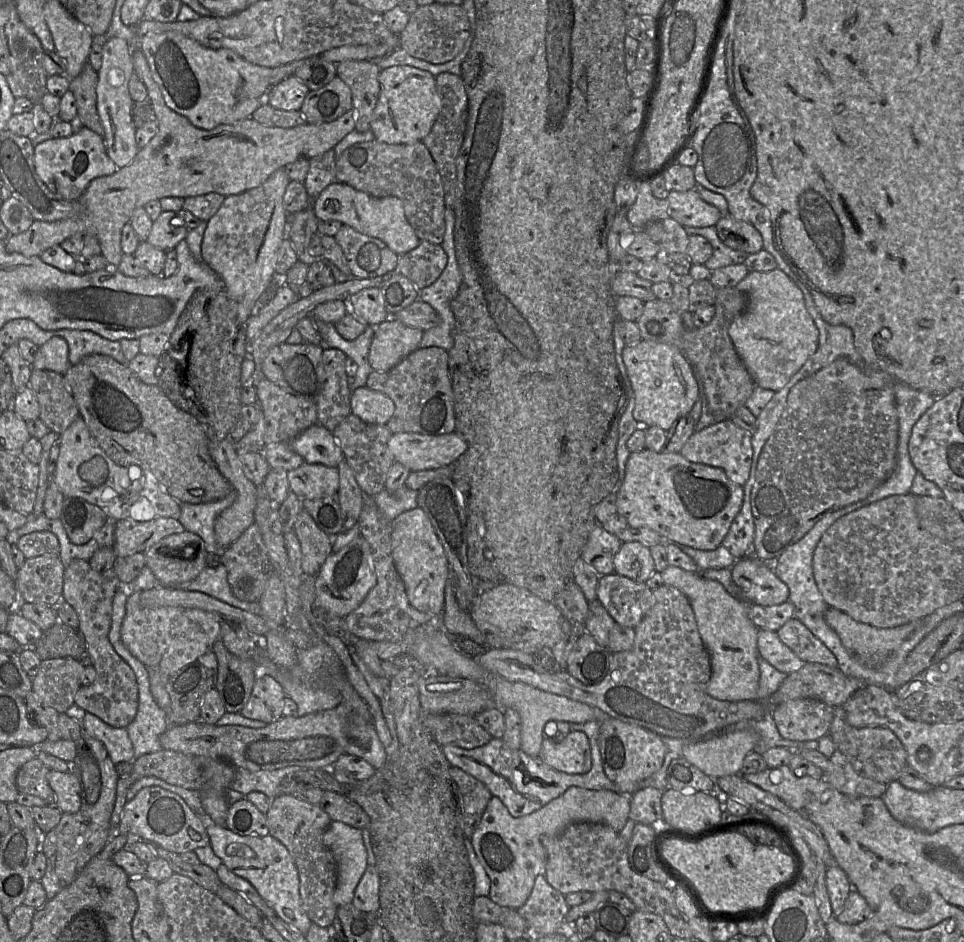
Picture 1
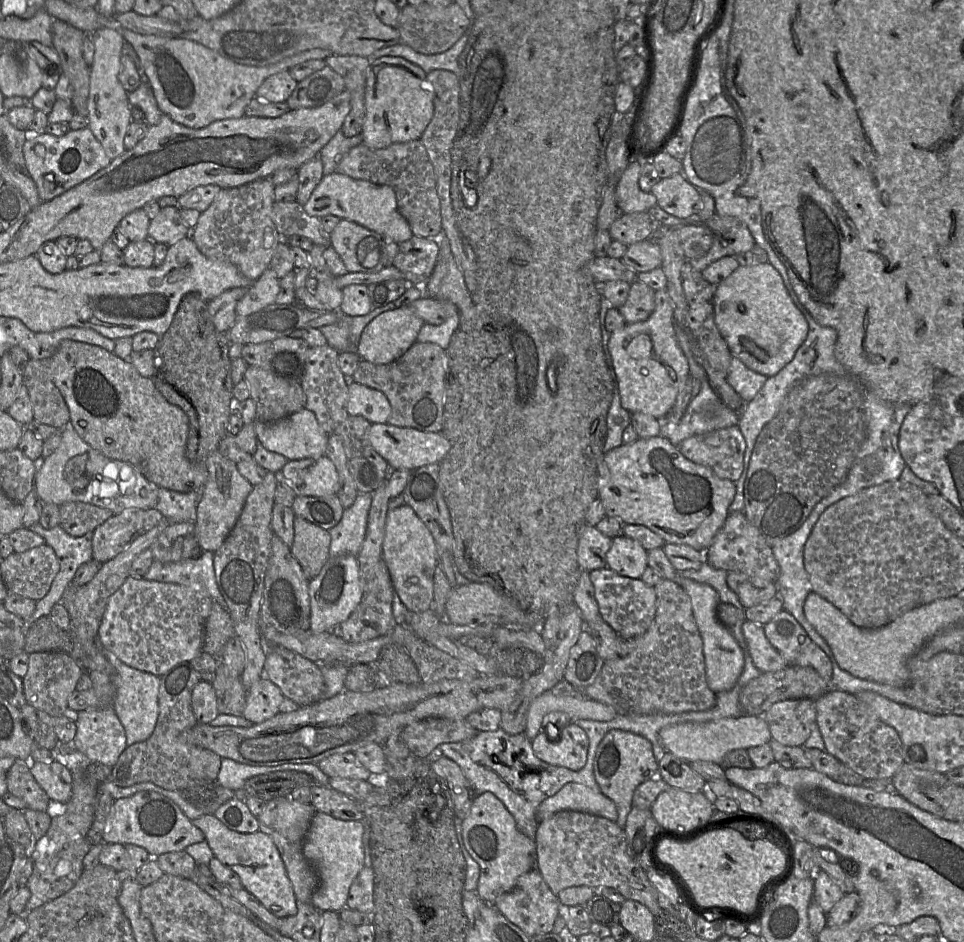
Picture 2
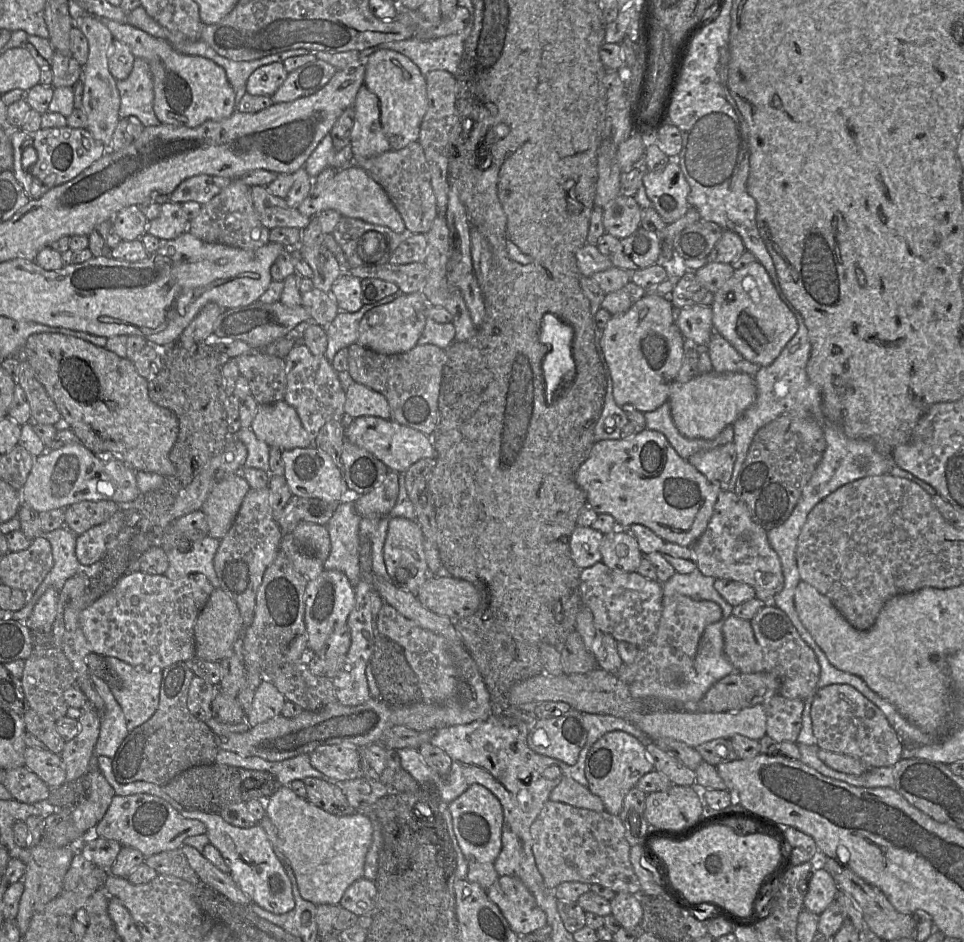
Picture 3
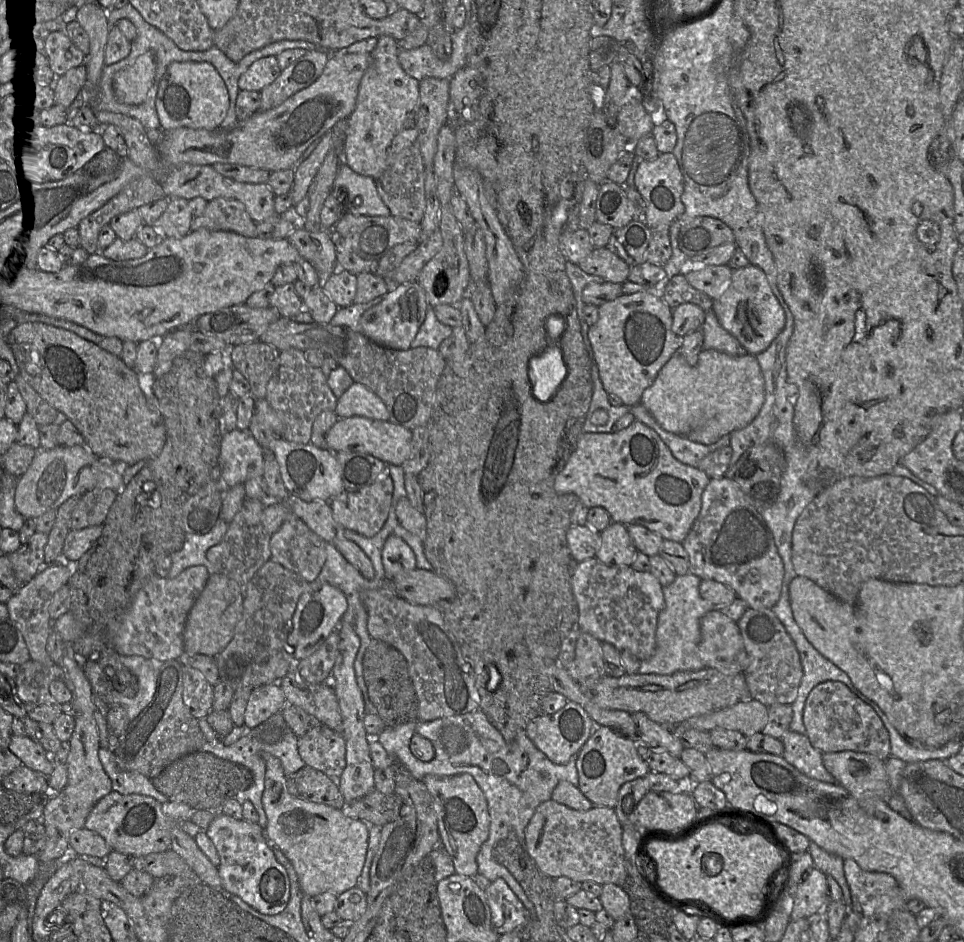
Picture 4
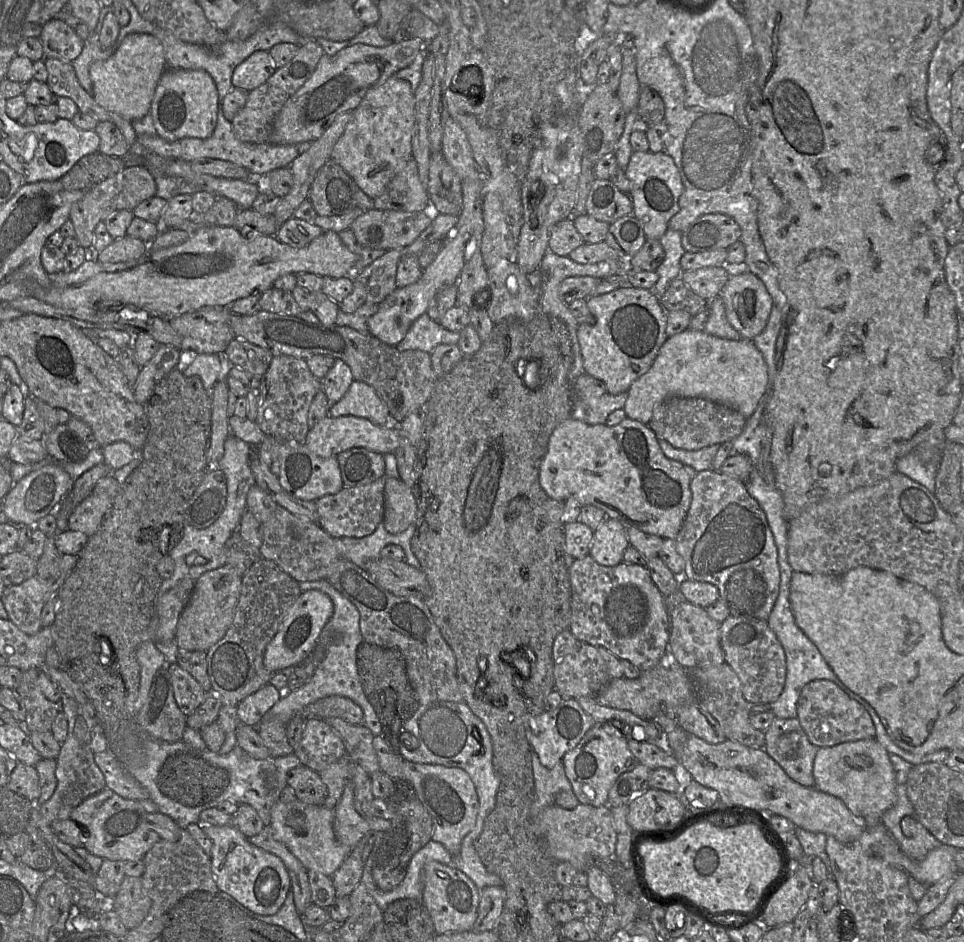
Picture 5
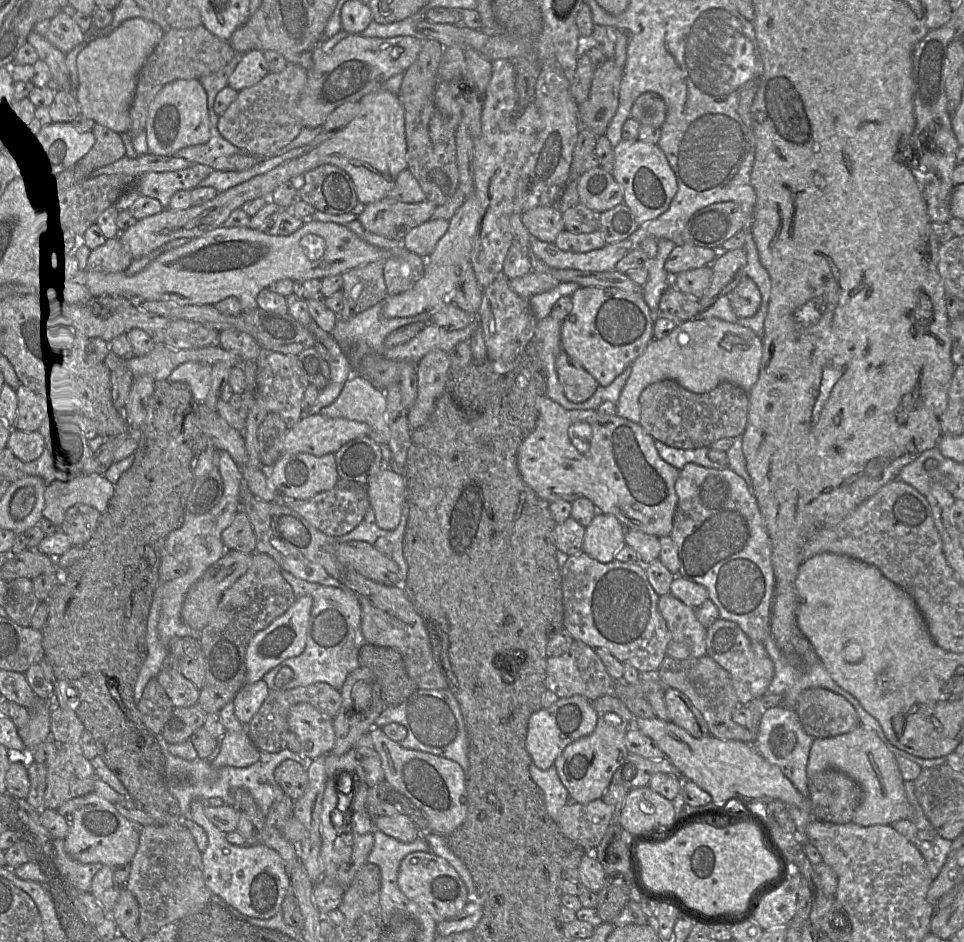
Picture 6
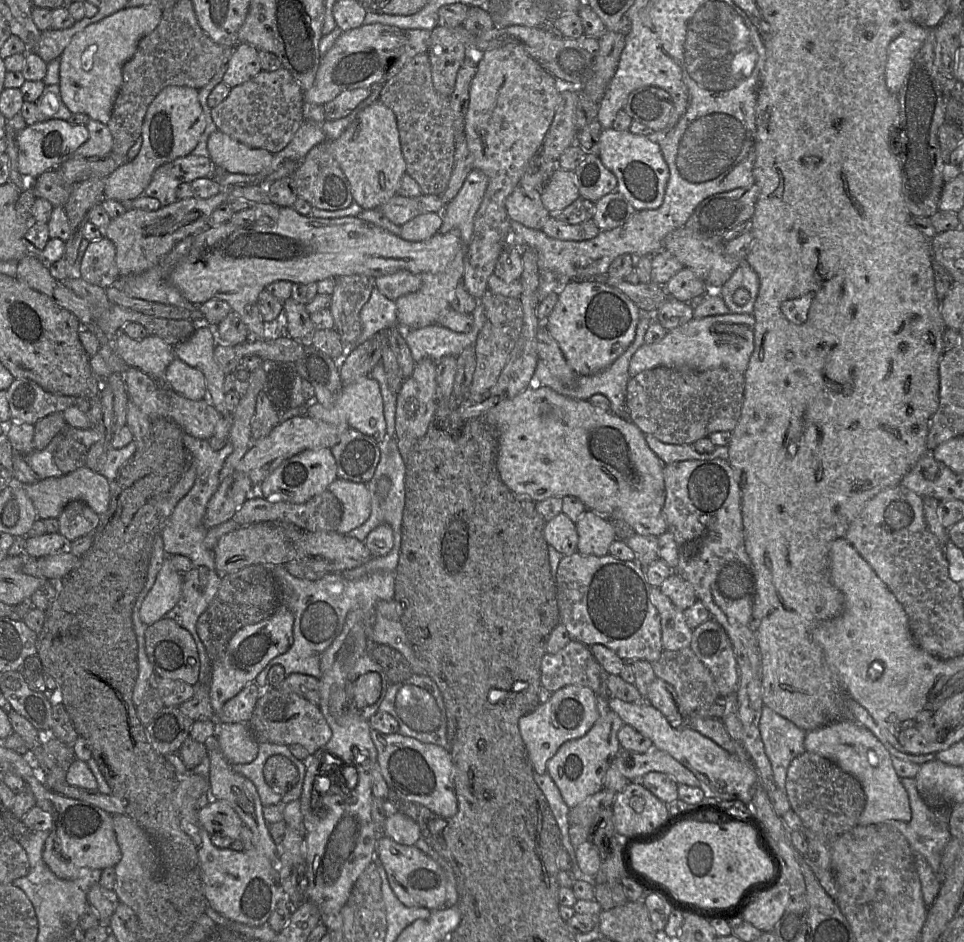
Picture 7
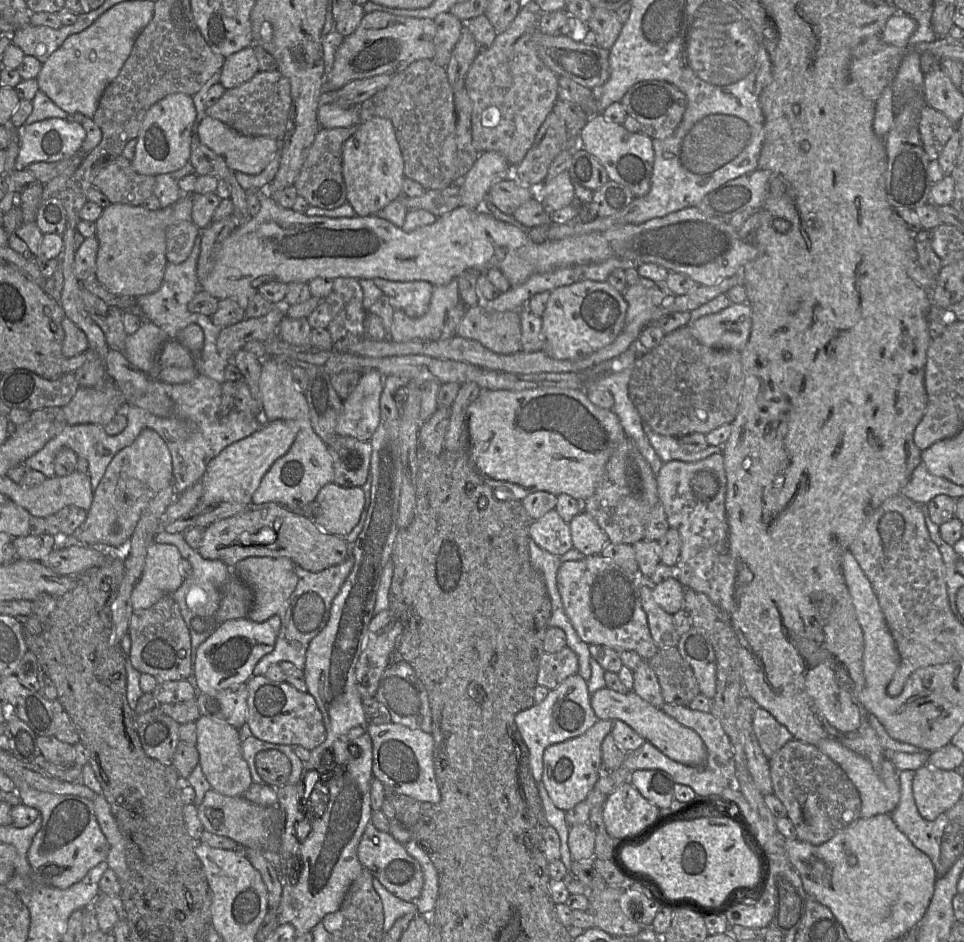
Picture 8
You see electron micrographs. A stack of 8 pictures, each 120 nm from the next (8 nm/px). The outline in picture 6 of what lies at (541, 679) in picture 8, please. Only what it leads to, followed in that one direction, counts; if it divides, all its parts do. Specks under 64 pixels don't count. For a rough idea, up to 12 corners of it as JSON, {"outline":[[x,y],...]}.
{"outline":[[574,641],[547,659],[546,688],[594,701],[615,684],[595,649]]}

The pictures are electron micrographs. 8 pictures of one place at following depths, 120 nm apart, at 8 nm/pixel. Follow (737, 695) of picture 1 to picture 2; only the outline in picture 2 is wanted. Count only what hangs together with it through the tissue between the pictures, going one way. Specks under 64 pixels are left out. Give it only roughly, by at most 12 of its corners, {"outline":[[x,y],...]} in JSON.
{"outline":[[679,573],[703,642],[706,680],[731,690],[743,672],[742,648],[717,619],[717,591]]}

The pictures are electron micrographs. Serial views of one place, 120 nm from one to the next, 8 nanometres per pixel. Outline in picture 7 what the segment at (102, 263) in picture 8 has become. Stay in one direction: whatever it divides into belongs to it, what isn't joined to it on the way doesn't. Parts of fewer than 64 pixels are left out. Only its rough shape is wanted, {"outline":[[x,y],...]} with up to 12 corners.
{"outline":[[229,188],[155,211],[130,208],[103,236],[119,275],[157,265],[208,227]]}

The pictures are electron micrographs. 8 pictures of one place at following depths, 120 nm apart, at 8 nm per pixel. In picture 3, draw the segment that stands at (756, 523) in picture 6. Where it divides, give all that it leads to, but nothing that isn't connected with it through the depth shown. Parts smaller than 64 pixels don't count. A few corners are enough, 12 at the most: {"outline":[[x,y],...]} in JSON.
{"outline":[[720,491],[691,548],[703,575],[746,583],[772,604],[783,588],[767,532]]}

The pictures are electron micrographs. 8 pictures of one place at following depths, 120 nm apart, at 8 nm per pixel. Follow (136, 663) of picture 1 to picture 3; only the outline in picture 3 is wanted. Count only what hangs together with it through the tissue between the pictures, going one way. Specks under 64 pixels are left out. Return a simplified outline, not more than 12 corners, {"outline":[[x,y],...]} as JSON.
{"outline":[[105,657],[128,732],[157,710],[161,669]]}

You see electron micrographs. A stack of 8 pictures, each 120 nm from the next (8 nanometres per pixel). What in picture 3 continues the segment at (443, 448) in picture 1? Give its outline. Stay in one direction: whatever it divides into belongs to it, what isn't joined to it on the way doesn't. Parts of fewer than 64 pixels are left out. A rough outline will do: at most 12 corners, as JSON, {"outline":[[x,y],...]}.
{"outline":[[390,419],[350,420],[345,440],[405,473],[436,457],[430,436]]}

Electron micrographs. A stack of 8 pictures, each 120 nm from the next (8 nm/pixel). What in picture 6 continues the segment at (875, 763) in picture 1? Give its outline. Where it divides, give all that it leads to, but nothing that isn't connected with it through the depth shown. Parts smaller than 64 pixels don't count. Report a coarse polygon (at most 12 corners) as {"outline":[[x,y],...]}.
{"outline":[[808,688],[795,708],[814,739],[860,726],[843,696]]}

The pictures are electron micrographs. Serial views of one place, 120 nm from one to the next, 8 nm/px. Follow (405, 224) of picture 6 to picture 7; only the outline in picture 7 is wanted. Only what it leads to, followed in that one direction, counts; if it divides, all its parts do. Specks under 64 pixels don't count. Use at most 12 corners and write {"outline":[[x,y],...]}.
{"outline":[[394,195],[378,209],[402,226],[425,213],[442,213],[442,195]]}

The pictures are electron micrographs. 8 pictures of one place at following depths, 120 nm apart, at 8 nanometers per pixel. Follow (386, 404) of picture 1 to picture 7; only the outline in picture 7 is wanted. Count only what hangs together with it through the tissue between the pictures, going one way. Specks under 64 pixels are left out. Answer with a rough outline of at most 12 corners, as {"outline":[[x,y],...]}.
{"outline":[[370,376],[344,385],[331,408],[308,416],[346,425],[381,443],[387,436],[380,385]]}

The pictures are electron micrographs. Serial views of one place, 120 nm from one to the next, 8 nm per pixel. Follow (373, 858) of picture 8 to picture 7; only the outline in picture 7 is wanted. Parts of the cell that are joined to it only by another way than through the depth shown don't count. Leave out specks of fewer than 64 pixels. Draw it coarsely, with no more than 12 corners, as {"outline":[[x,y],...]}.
{"outline":[[379,836],[376,860],[407,907],[446,906],[447,878],[416,846]]}

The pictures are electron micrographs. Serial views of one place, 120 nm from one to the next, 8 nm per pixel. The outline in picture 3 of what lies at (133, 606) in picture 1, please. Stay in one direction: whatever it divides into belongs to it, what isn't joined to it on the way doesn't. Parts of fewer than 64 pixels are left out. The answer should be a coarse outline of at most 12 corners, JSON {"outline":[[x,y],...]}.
{"outline":[[128,571],[81,611],[92,652],[163,670],[195,656],[201,573]]}

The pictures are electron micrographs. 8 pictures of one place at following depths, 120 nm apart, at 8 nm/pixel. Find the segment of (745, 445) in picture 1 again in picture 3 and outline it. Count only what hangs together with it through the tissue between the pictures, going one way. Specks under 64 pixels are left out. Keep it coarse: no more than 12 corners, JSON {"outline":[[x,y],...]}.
{"outline":[[735,444],[697,452],[687,460],[708,479],[727,484]]}

